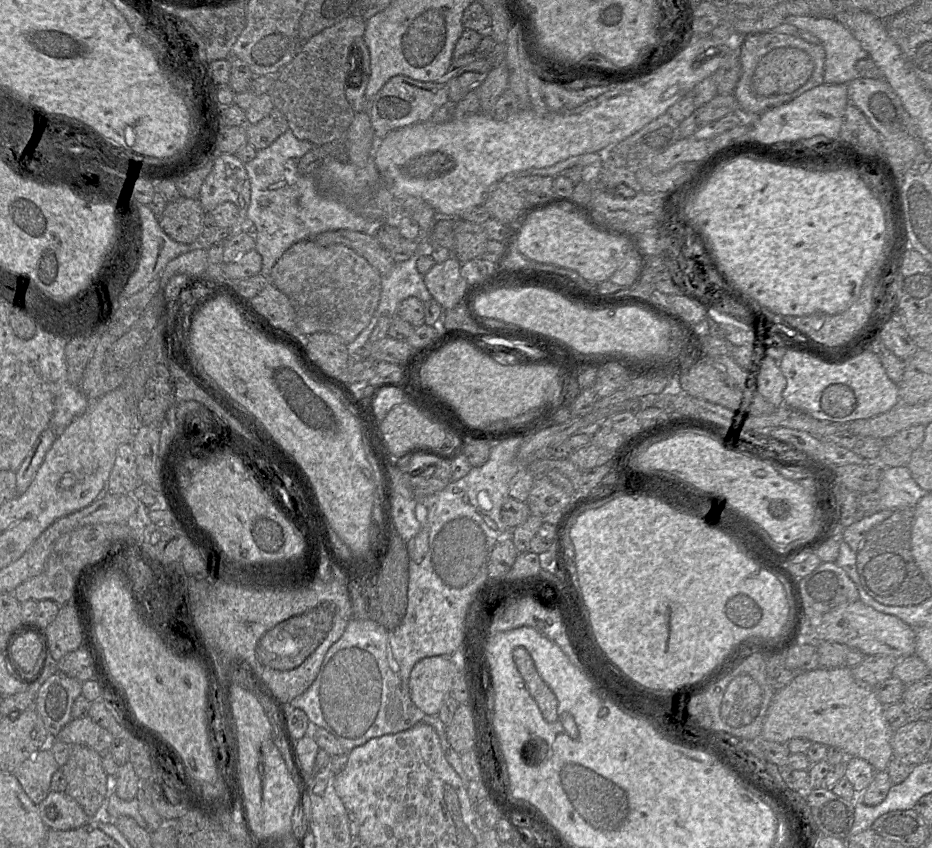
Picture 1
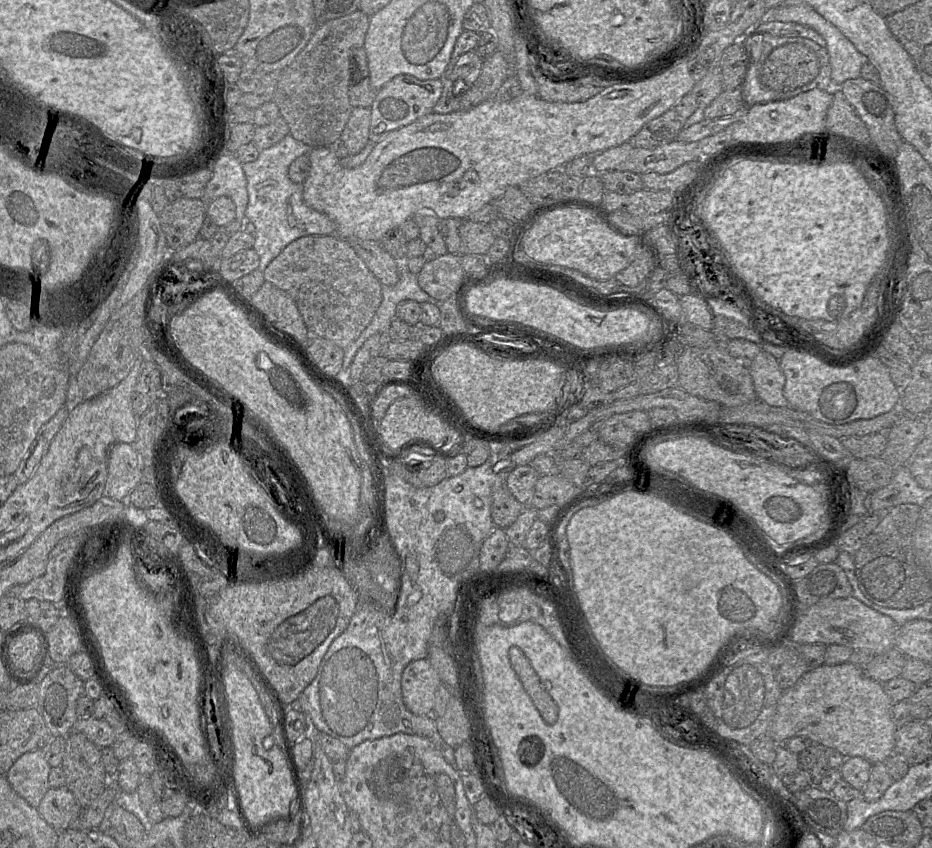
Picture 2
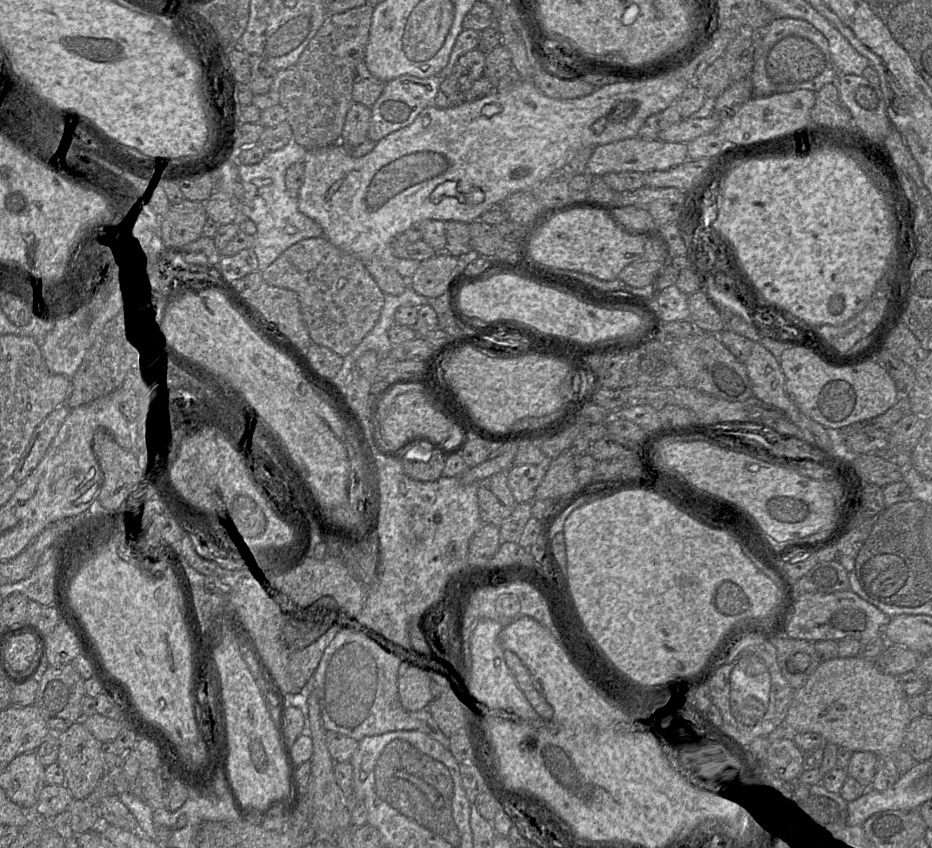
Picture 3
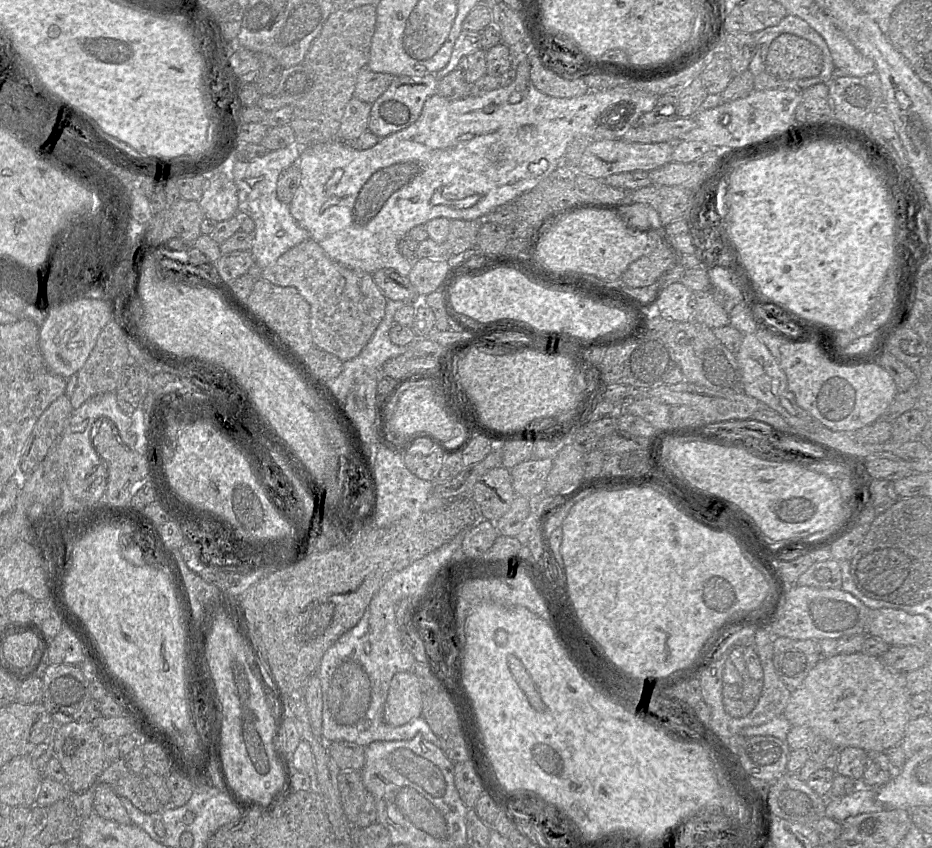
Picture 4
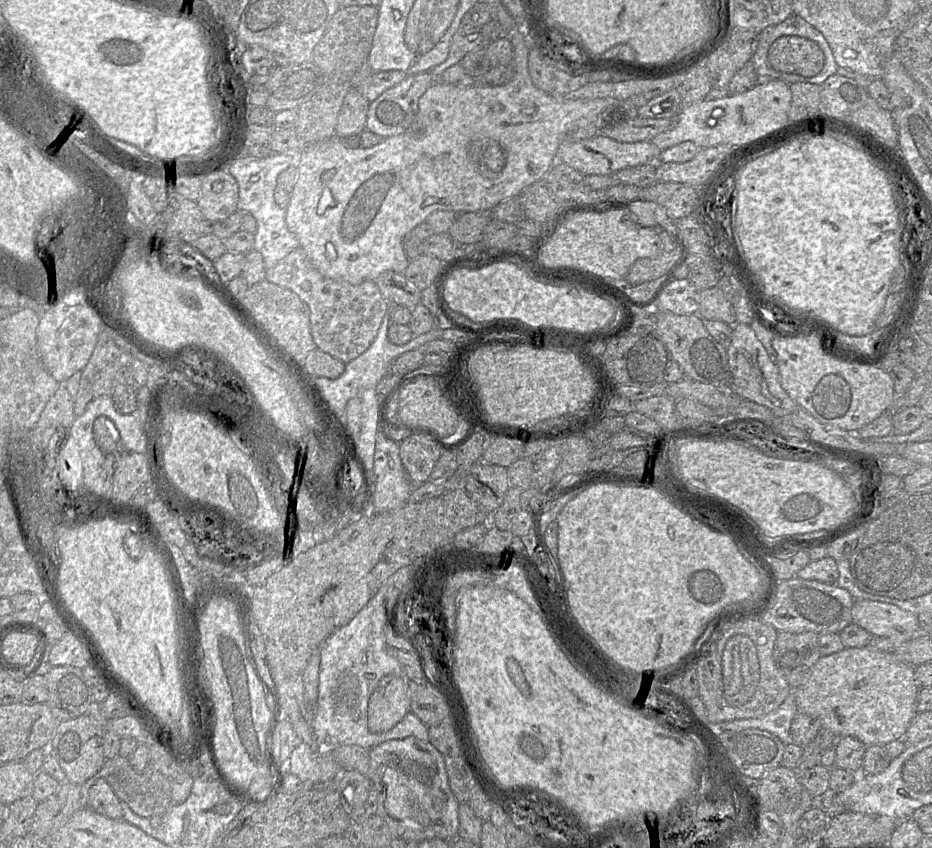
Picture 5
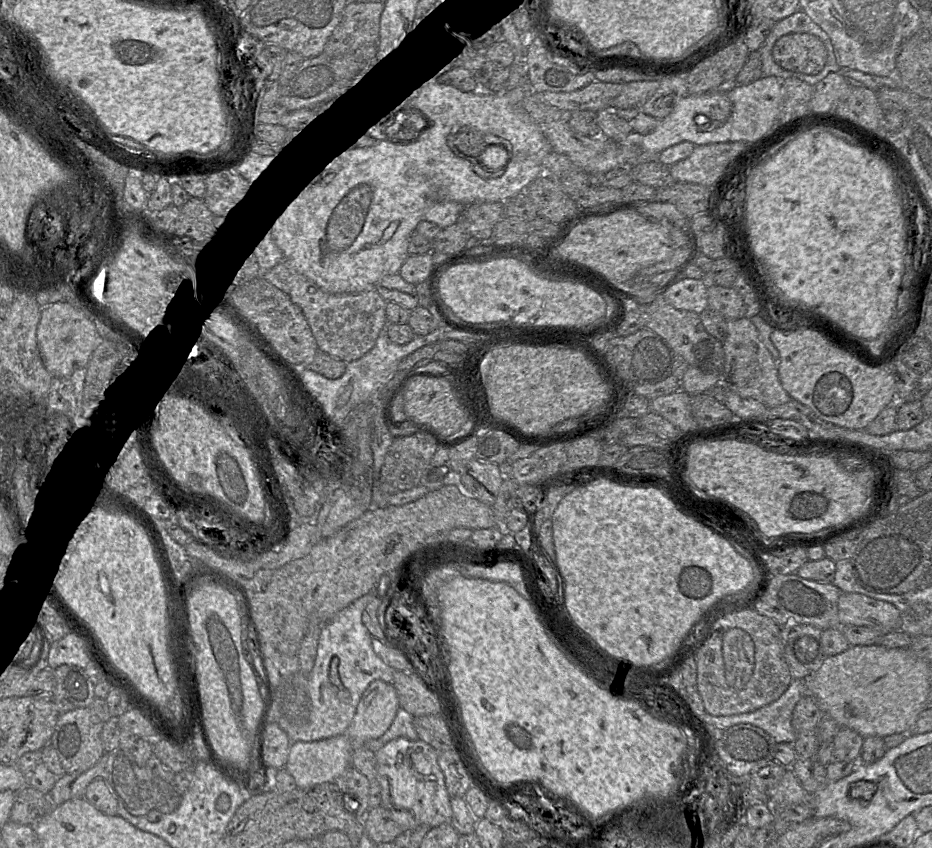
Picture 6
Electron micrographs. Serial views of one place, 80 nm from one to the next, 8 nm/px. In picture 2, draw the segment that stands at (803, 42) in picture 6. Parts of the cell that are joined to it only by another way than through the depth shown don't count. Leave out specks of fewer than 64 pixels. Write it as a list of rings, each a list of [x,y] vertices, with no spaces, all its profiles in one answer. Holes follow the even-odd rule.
[[[800,43],[775,48],[759,71],[763,88],[788,93],[813,81],[819,73],[817,55]]]

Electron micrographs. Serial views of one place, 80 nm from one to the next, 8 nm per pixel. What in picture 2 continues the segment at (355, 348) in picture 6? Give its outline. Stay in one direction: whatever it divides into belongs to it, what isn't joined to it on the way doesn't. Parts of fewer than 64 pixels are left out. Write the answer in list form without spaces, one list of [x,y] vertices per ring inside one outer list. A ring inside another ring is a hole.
[[[336,233],[303,236],[288,244],[263,272],[266,282],[286,292],[295,302],[310,335],[332,341],[345,349],[370,324],[382,302],[382,285],[347,240]]]

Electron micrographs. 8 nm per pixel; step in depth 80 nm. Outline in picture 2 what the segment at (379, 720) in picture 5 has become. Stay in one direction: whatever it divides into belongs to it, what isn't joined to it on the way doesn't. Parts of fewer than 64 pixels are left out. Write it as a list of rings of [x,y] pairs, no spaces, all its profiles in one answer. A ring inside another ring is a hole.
[[[427,658],[408,664],[401,677],[402,698],[414,715],[433,715],[435,692],[442,684]]]

